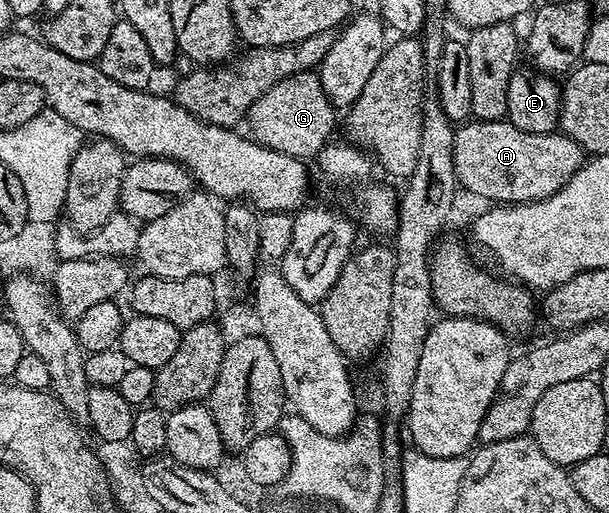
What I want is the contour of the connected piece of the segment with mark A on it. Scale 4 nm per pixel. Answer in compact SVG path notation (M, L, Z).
M470 119L458 124L454 132L454 173L462 190L474 193L489 201L485 203L524 203L526 201L545 201L555 191L559 191L585 164L587 154L575 139L566 133L532 133L515 127L508 119L500 121L478 121Z

